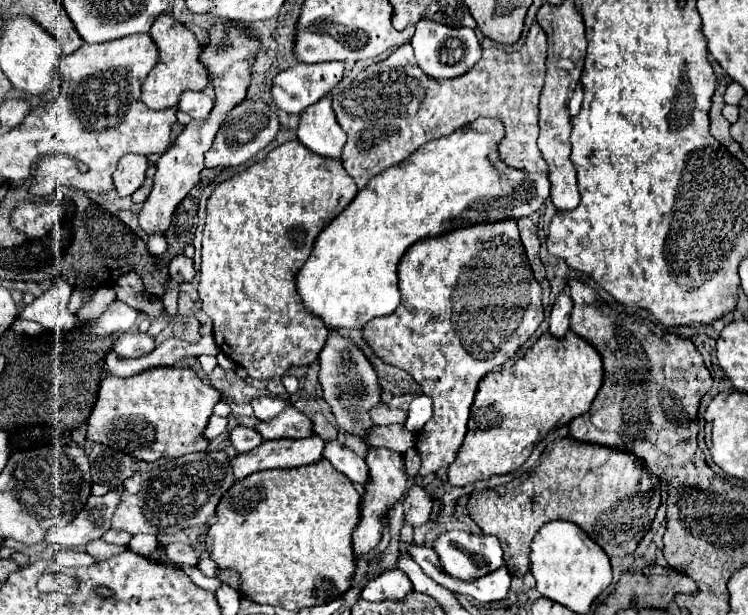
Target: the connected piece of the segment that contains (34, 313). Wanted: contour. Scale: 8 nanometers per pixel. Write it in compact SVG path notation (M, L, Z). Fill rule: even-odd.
M56 276L50 290L36 298L32 304L24 306L20 312L20 320L32 320L40 326L54 332L68 332L76 326L76 316L70 314L68 302L72 296L72 286L68 286L64 276Z

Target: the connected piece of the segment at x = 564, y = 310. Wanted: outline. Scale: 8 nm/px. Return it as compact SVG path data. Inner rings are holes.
M560 292L556 296L556 302L554 302L554 308L552 308L552 316L550 316L550 332L558 338L562 338L568 330L568 320L570 320L570 314L572 314L572 298L566 294L566 292Z

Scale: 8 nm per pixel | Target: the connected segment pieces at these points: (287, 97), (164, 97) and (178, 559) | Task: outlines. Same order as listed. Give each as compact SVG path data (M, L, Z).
M296 64L280 72L270 88L272 100L278 110L286 114L300 114L310 104L326 96L342 80L344 64Z
M162 14L160 18L156 18L154 26L150 28L150 36L152 36L154 44L158 46L160 58L142 84L142 102L148 108L162 110L162 108L176 106L176 102L184 90L204 90L208 86L208 70L200 62L202 44L196 40L196 36L184 24L180 24L176 18L168 16L168 14Z
M171 543L166 546L166 556L174 564L198 564L198 556L194 554L194 548L188 544Z

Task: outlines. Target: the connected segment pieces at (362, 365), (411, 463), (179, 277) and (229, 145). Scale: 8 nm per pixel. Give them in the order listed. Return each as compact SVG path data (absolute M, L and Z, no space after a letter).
M328 330L326 346L322 348L318 358L320 358L320 384L324 388L324 400L332 406L338 426L360 438L366 436L366 430L372 426L368 410L380 402L378 376L372 370L370 362L358 348L354 348L354 344L342 338L336 330Z
M410 448L404 454L404 466L406 466L406 474L410 478L416 478L418 476L418 470L420 470L420 454L414 448Z
M174 256L170 260L170 278L176 280L176 282L190 282L194 278L194 262L186 256Z
M246 100L240 106L236 106L236 110L232 110L232 114L228 114L228 116L230 116L228 122L224 122L224 126L218 130L214 146L206 154L206 168L240 166L276 138L278 116L260 100L256 100L256 102Z

